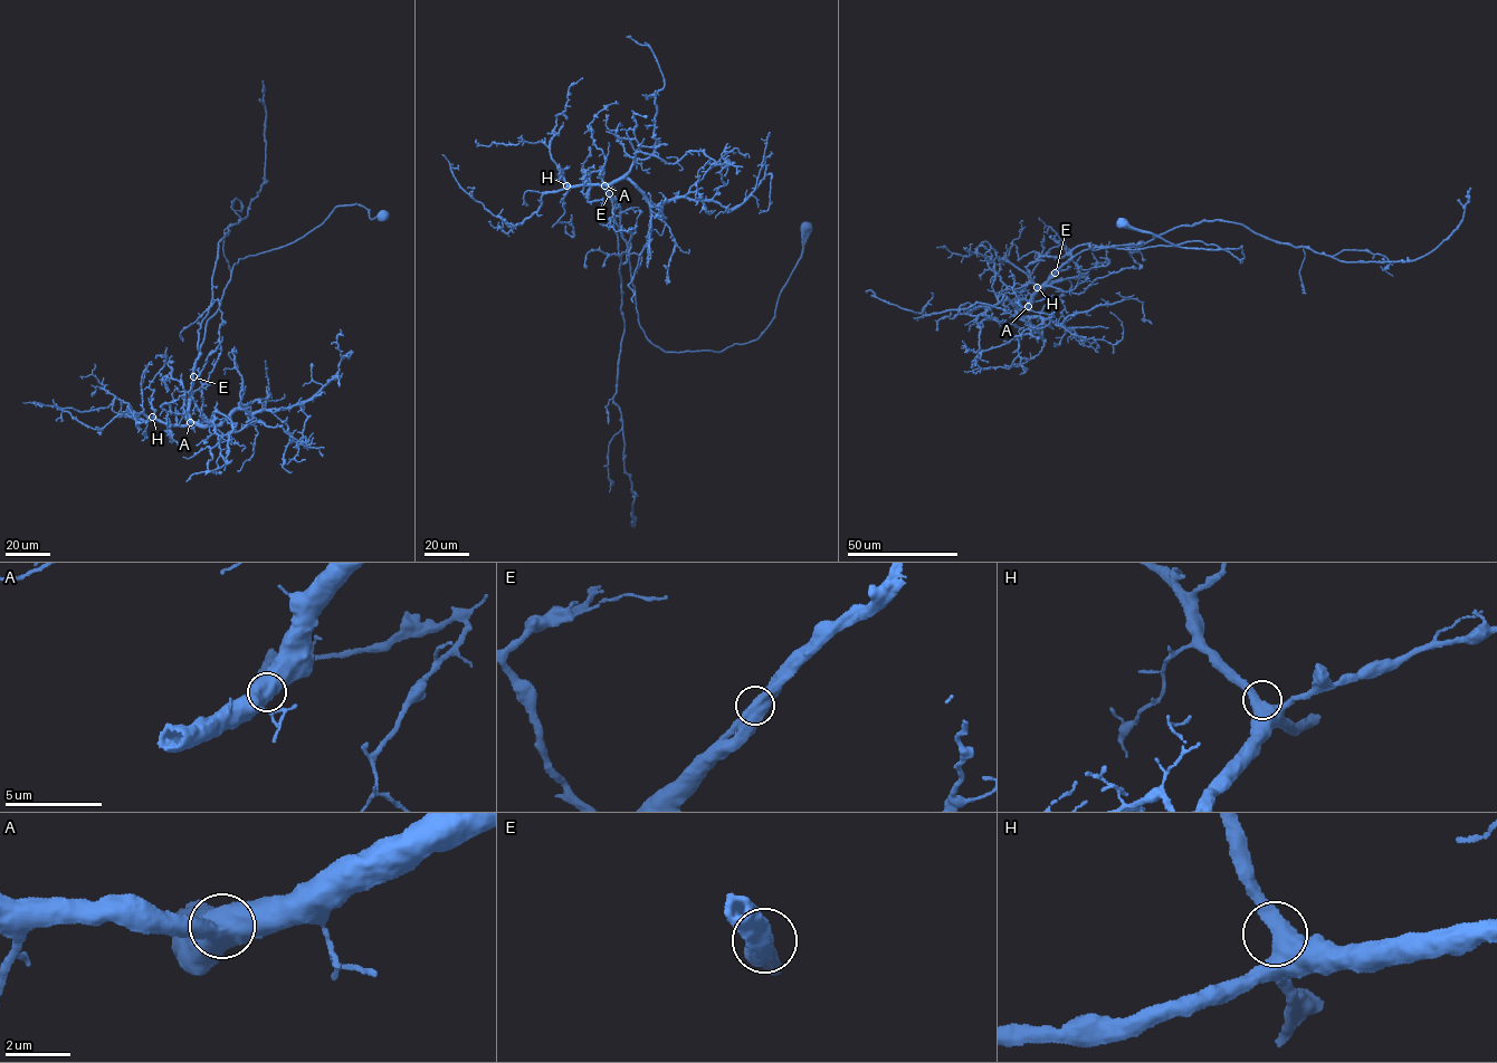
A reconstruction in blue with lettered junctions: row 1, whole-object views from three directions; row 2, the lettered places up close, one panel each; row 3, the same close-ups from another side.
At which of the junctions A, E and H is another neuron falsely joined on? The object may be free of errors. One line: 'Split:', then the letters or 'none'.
Split: none

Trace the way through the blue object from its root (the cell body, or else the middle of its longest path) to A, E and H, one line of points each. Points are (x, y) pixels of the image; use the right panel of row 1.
A: (1122, 222), (1184, 248), (1241, 246), (1245, 257), (1241, 262), (1202, 241), (1096, 247), (1061, 267), (1028, 306)
E: (1122, 222), (1184, 248), (1241, 246), (1245, 257), (1241, 262), (1202, 241), (1137, 249), (1096, 247), (1055, 273)
H: (1122, 222), (1184, 248), (1241, 246), (1245, 257), (1202, 241), (1096, 247), (1027, 305), (1037, 287)

